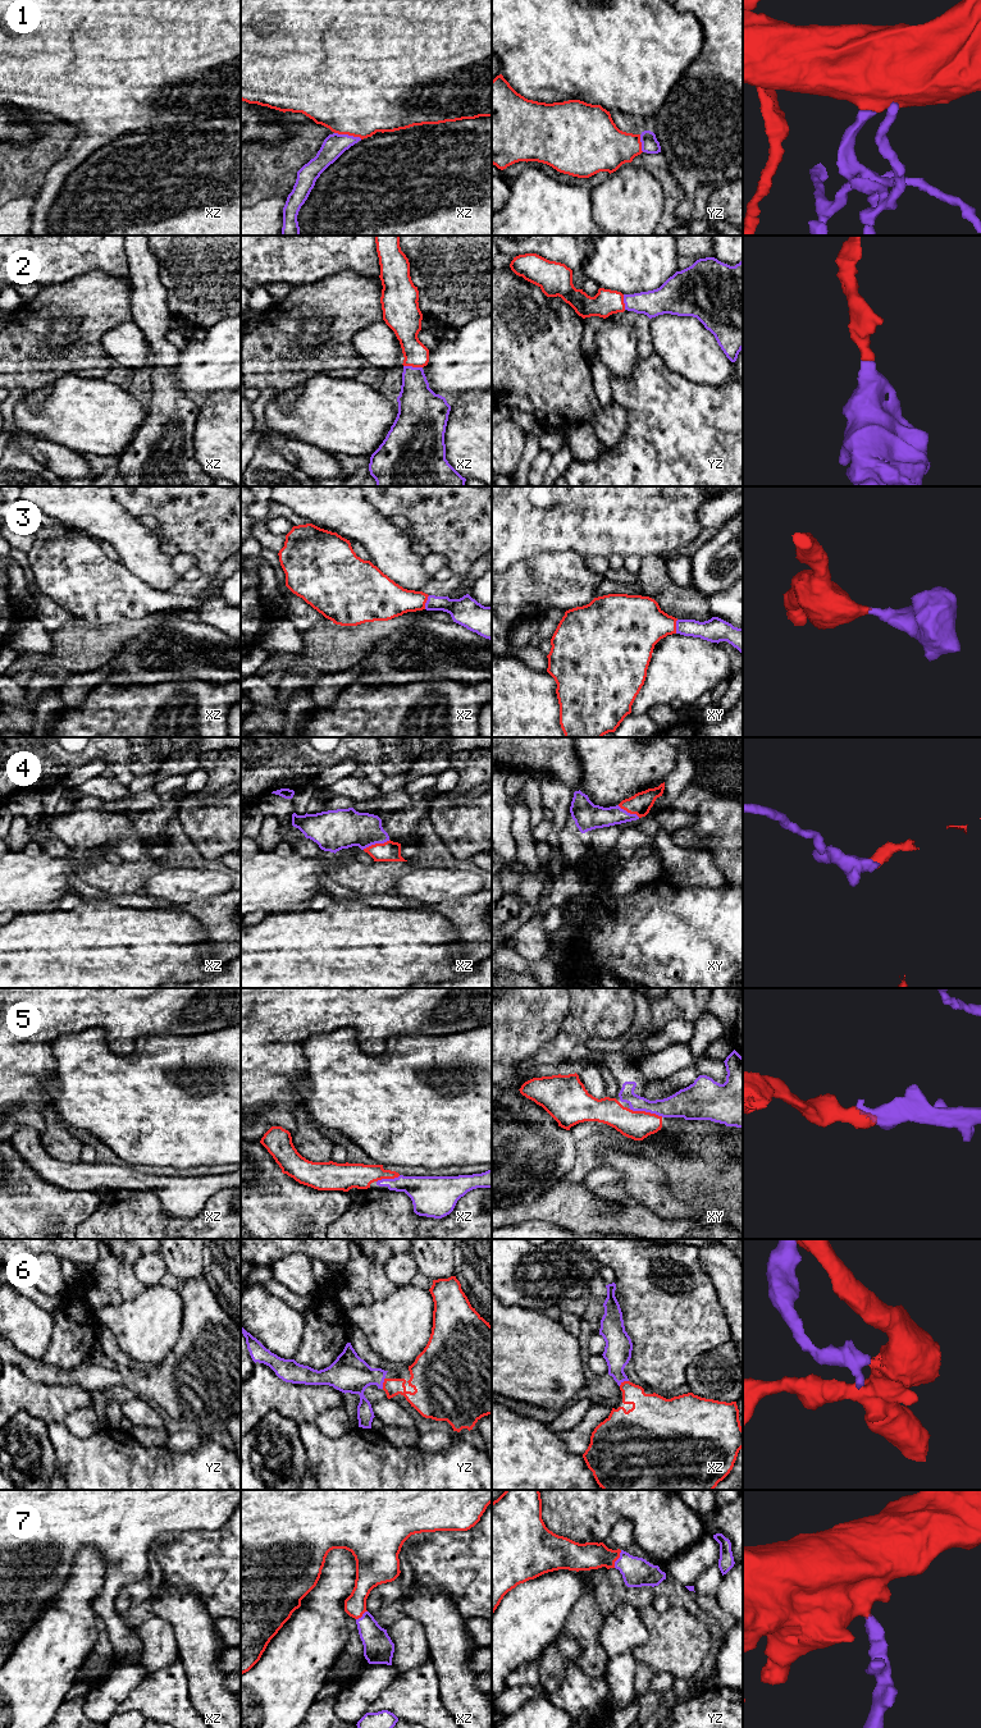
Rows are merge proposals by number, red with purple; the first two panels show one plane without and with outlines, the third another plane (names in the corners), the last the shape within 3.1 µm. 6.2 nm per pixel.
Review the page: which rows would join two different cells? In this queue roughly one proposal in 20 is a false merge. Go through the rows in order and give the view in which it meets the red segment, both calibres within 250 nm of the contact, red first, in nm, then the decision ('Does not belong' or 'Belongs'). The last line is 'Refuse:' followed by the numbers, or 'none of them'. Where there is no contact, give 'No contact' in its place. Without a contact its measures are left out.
1: Touches red in xz. Thickness 500 nm (red) against 150 nm. Belongs
2: Touches red in xz. Thickness 160 nm (red) against 260 nm. Belongs
3: Touches red in xz. Thickness 240 nm (red) against 170 nm. Belongs
4: Touches red in xz. Thickness 130 nm (red) against 260 nm. Belongs
5: Touches red in xy. Thickness 180 nm (red) against 170 nm. Belongs
6: Touches red in yz. Thickness 160 nm (red) against 240 nm. Belongs
7: Touches red in yz. Thickness 180 nm (red) against 190 nm. Belongs
Refuse: none of them

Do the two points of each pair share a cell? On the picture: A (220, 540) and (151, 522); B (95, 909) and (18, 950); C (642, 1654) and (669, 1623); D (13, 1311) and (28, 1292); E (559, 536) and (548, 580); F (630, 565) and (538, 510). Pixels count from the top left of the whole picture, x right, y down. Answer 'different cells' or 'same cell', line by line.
A: different cells
B: same cell
C: same cell
D: different cells
E: different cells
F: different cells

